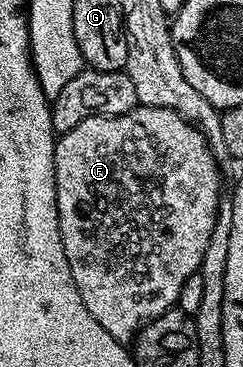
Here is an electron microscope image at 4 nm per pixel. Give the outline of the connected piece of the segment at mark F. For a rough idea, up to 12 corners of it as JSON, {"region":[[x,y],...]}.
{"region":[[169,108],[55,144],[61,240],[124,344],[178,303],[219,211]]}

